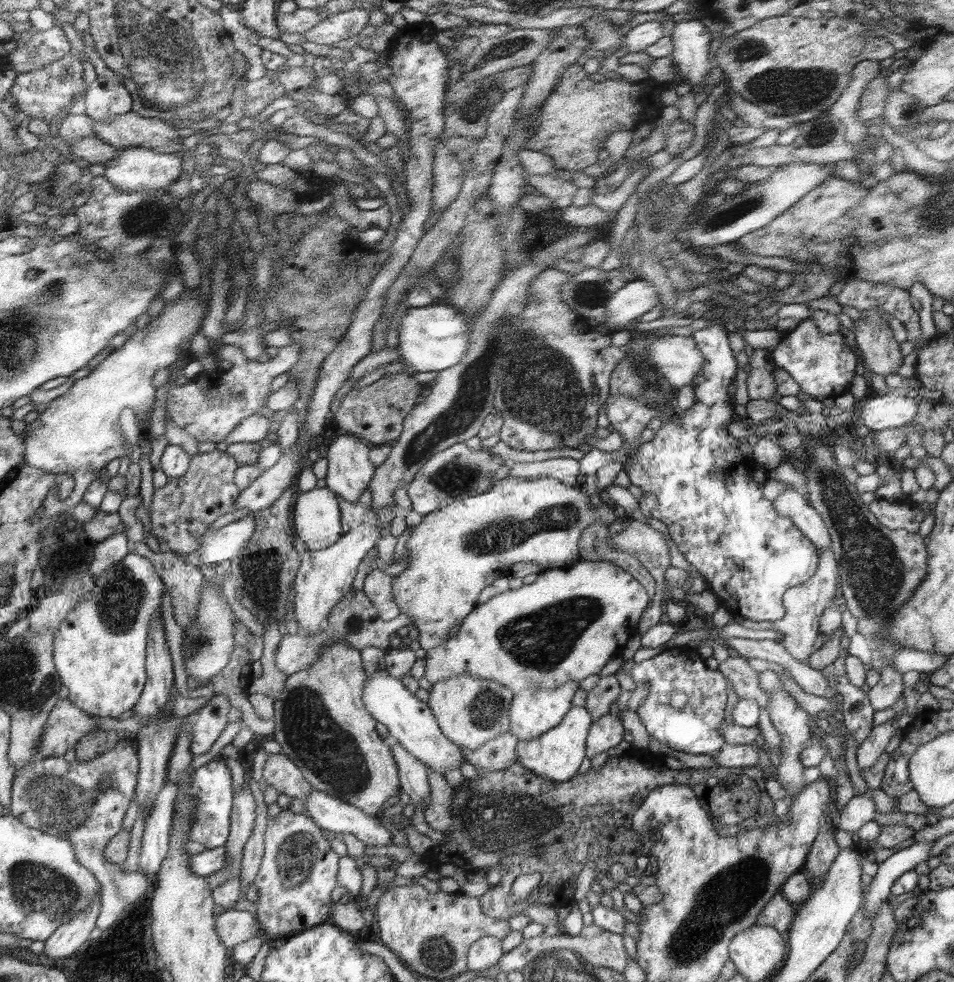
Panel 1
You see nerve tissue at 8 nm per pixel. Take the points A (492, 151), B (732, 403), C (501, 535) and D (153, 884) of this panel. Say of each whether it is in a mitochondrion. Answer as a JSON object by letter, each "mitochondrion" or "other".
{"A":"other","B":"other","C":"mitochondrion","D":"other"}

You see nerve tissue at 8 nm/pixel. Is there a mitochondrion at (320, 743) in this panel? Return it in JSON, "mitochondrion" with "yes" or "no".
{"mitochondrion":"yes"}

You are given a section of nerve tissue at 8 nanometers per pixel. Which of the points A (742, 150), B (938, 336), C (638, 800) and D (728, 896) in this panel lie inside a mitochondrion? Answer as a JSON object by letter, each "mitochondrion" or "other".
{"A":"other","B":"other","C":"other","D":"mitochondrion"}

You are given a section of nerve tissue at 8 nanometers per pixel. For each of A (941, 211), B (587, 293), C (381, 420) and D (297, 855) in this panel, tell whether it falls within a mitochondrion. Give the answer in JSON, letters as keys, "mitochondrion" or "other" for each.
{"A":"mitochondrion","B":"mitochondrion","C":"other","D":"mitochondrion"}

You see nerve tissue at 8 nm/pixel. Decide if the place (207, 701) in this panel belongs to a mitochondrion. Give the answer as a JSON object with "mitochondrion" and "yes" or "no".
{"mitochondrion":"no"}

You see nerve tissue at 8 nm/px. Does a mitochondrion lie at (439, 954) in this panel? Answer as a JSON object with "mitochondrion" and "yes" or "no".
{"mitochondrion":"yes"}

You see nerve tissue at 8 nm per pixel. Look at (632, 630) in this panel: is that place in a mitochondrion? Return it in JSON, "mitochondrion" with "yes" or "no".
{"mitochondrion":"no"}

